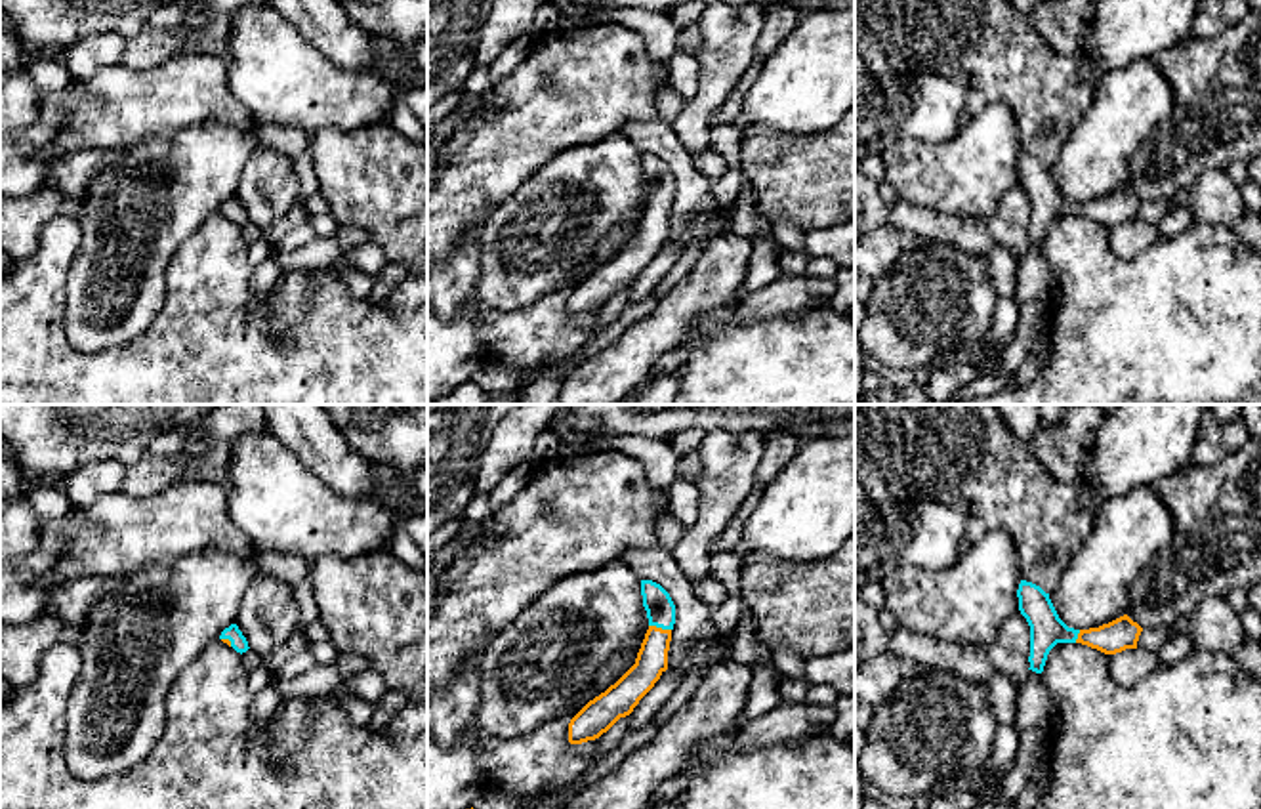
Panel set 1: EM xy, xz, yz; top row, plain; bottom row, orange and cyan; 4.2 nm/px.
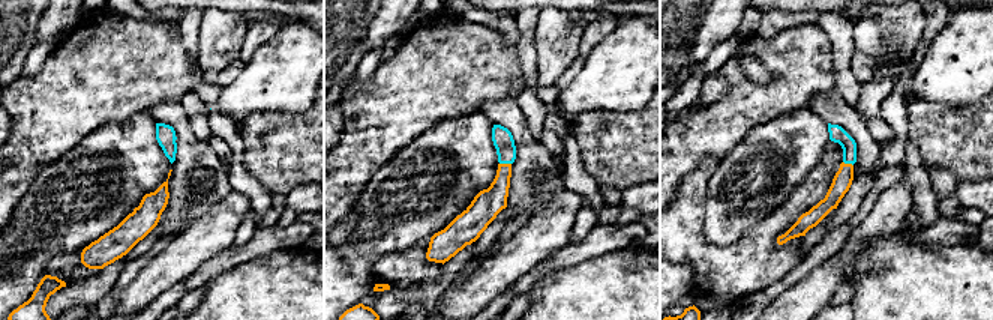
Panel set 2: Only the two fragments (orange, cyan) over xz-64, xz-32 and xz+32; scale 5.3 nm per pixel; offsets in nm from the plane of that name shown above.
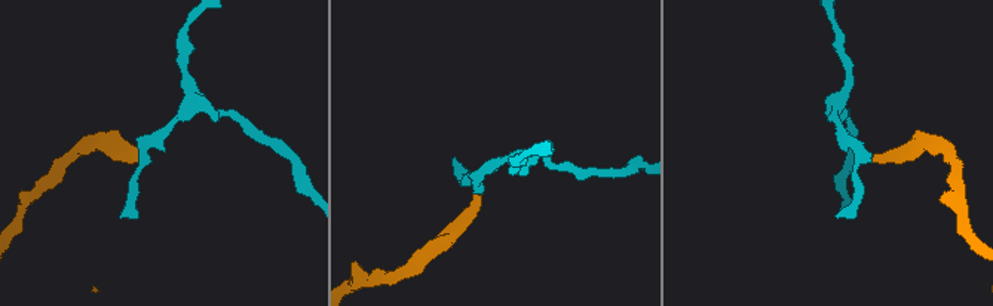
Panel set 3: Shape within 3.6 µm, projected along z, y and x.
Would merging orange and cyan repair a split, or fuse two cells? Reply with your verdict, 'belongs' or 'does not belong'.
belongs

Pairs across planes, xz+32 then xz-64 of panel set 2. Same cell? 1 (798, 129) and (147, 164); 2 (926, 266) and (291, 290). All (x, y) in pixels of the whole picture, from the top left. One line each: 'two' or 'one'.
1: one
2: one

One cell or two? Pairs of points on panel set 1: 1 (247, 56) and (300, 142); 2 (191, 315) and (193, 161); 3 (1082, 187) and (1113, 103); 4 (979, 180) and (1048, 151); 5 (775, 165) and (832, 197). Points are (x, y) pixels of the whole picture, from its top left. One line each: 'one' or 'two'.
1: two
2: two
3: one
4: two
5: one

